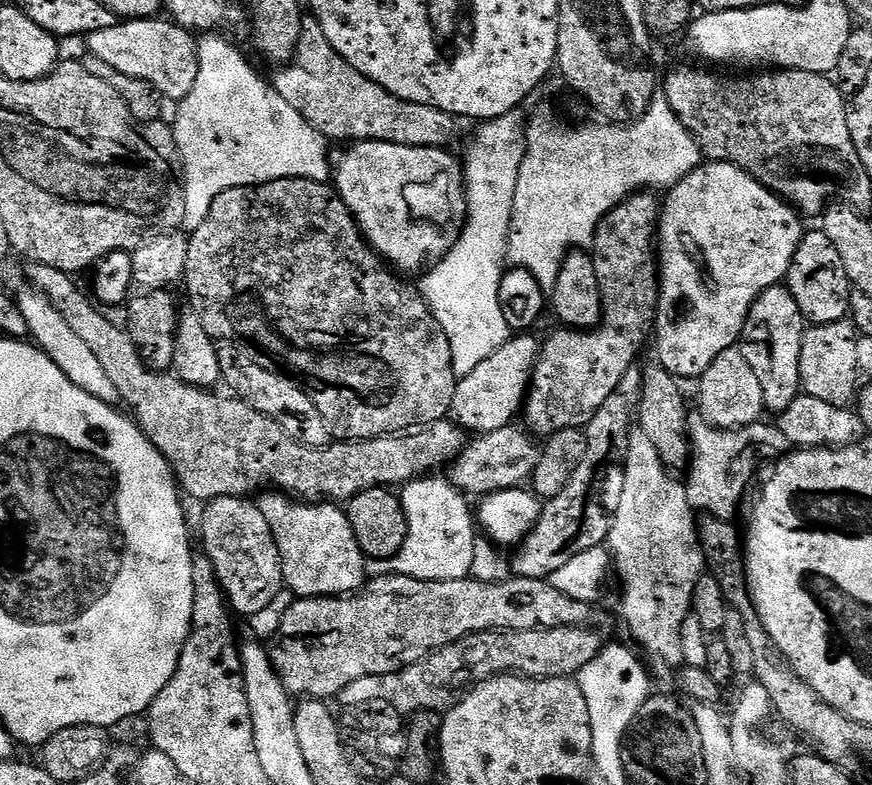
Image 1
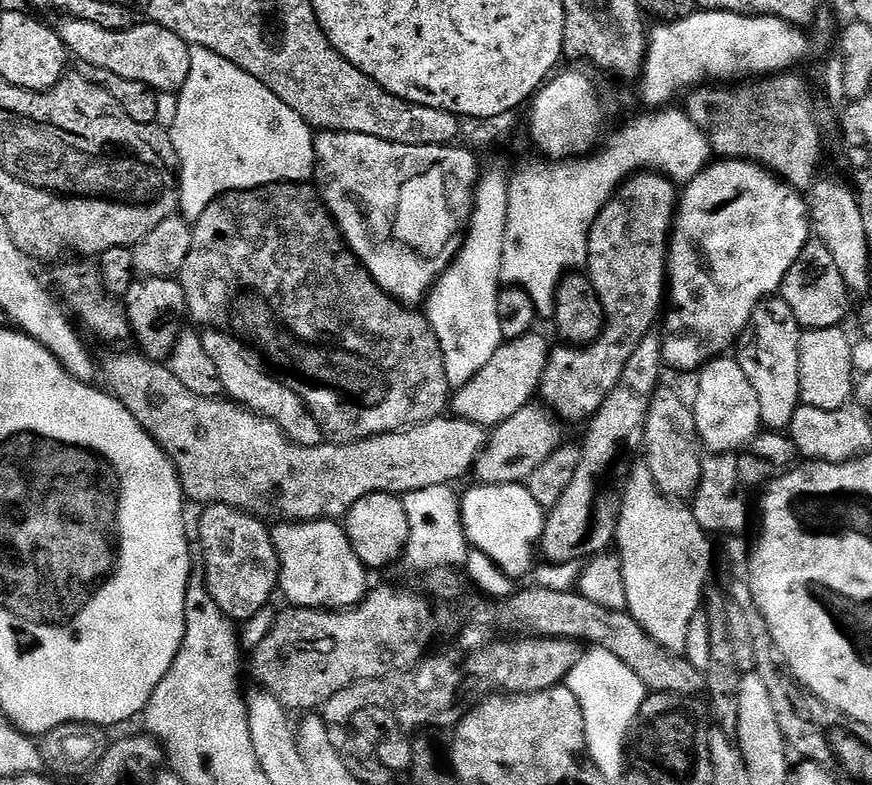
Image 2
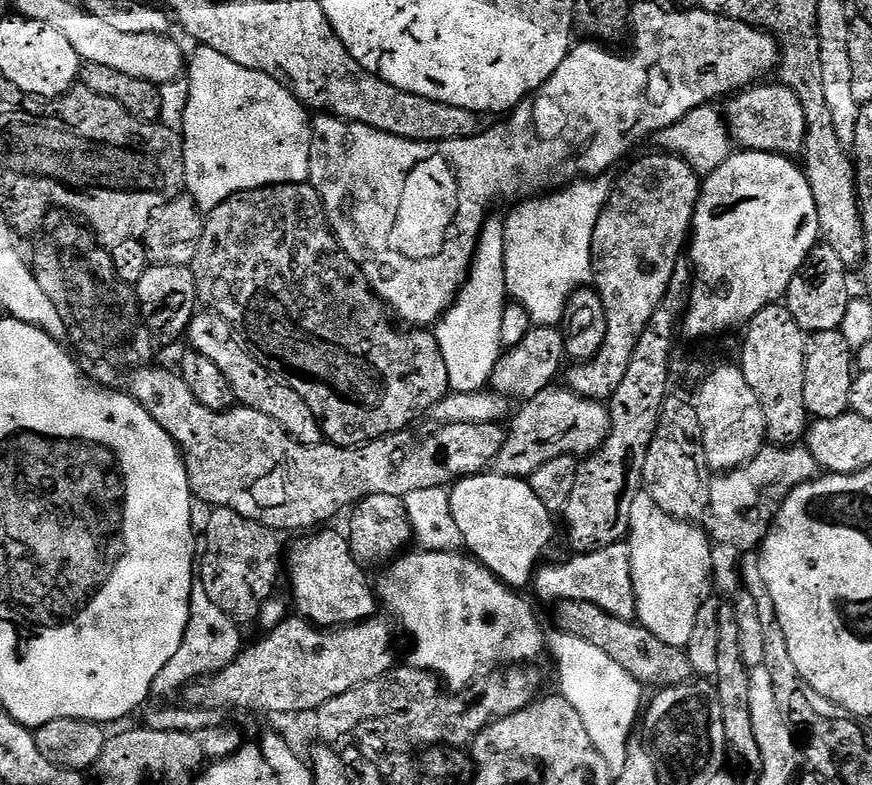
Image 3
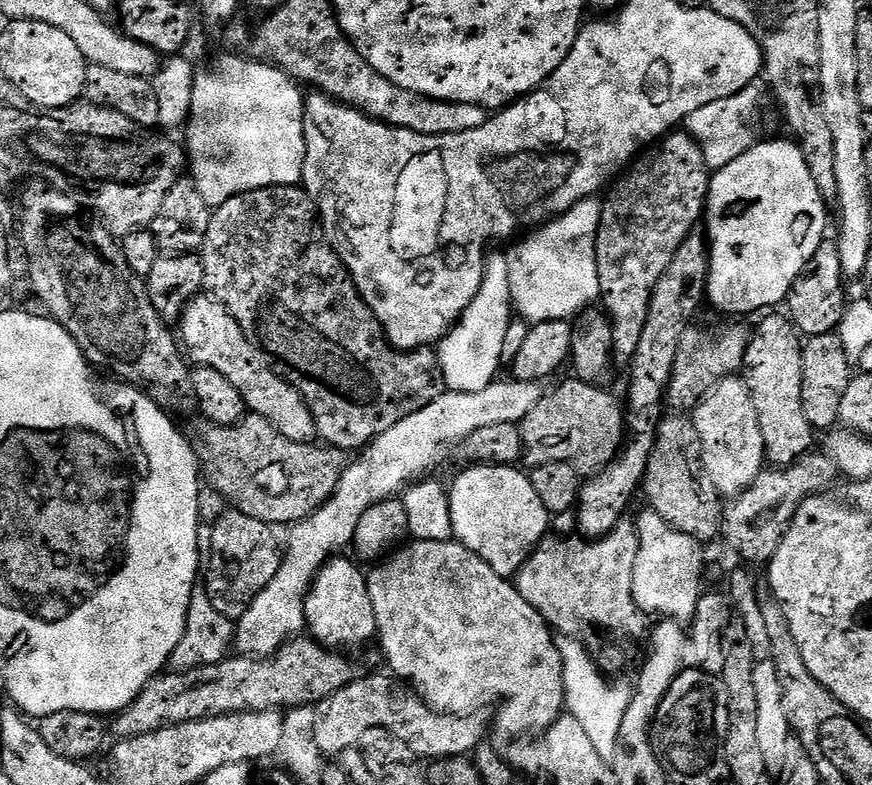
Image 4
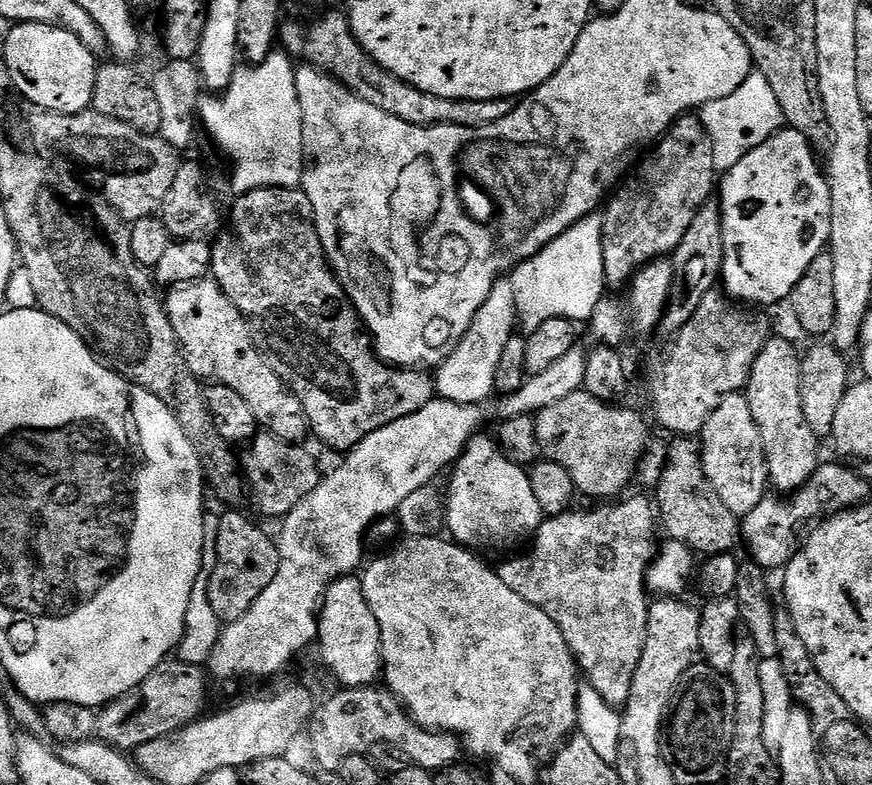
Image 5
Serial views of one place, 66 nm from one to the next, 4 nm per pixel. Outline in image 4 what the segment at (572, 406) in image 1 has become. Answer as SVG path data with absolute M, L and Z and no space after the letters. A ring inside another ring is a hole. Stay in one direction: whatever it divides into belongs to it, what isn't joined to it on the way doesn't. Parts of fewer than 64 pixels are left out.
M669 134L655 146L649 147L611 185L607 193L608 201L603 201L600 210L600 225L596 235L599 303L612 322L612 354L617 365L631 365L638 350L638 341L642 339L642 326L646 326L646 314L650 314L650 298L654 294L654 288L658 286L662 274L666 274L666 266L670 266L678 246L686 242L691 232L697 231L708 207L710 170L706 166L702 150L693 136L676 135L680 134Z

